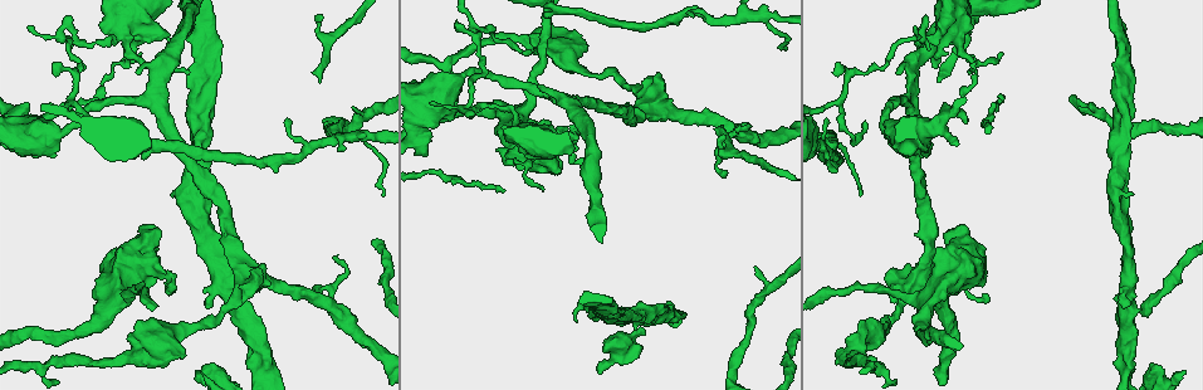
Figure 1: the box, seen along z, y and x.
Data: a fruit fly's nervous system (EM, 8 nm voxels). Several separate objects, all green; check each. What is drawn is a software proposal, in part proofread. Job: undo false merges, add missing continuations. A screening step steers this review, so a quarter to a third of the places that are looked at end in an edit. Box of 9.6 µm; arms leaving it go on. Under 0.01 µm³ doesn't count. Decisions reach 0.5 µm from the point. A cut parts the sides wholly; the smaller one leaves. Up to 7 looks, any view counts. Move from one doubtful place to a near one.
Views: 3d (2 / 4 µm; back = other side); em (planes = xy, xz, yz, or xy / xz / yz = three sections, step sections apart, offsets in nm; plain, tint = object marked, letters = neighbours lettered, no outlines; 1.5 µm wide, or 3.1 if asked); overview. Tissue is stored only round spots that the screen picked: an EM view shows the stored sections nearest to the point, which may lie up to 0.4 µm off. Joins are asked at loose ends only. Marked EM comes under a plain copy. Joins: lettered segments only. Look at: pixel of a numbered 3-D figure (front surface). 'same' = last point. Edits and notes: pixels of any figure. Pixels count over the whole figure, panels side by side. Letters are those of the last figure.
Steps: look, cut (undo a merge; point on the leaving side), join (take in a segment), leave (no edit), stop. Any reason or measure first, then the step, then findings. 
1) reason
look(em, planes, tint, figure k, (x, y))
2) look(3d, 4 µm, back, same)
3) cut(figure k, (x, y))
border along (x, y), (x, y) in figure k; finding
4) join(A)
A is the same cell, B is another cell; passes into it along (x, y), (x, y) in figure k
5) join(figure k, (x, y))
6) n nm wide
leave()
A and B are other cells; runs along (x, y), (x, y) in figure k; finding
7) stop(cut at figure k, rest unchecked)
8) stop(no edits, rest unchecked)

sudden change in width
look(3d, 4 µm, figure 1, (822, 146))

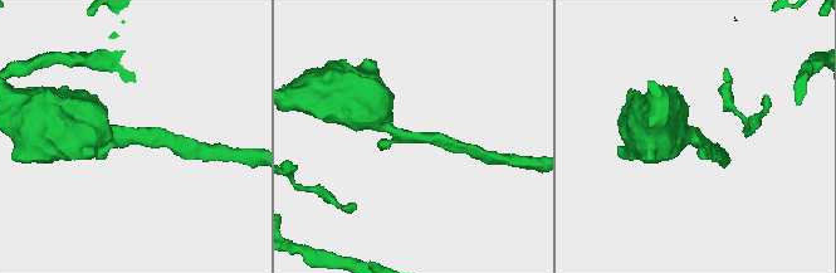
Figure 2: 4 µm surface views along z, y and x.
arms of 200, 650 nm
look(em, planes, tint, figure 2, (691, 136))

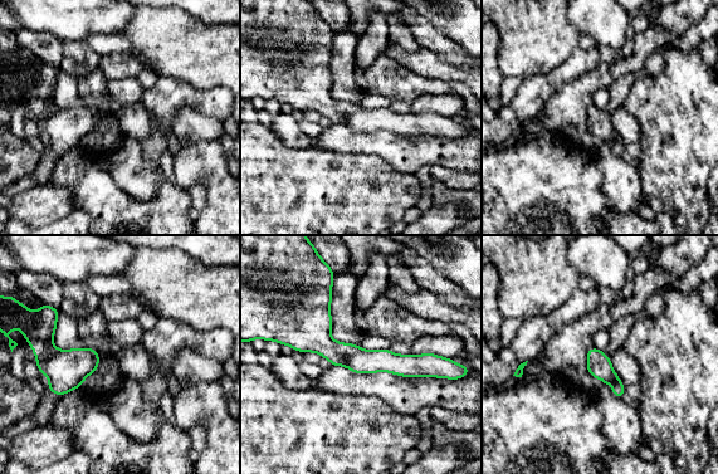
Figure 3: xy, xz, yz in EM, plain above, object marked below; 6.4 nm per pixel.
look(em, planes, letters, same)

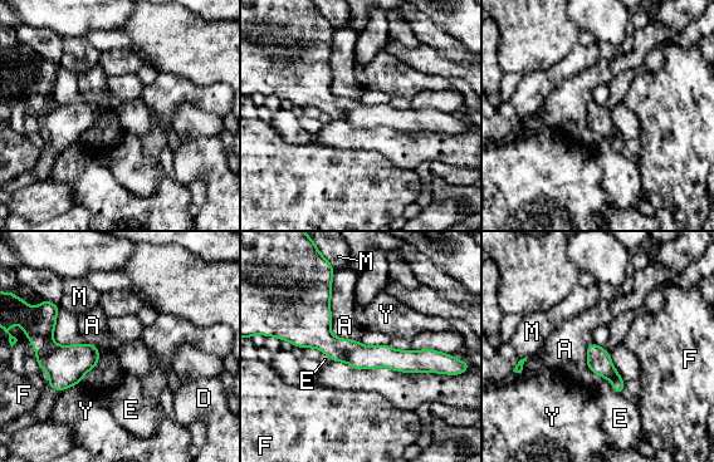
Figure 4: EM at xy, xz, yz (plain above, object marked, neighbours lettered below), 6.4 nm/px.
leave()
A, D, E, F, M and Y are other cells; border along (602, 378), (607, 378), (620, 396) in figure 4; one neuron here

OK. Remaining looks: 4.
sudden change in width
look(3d, 4 µm, figure 1, (466, 75))

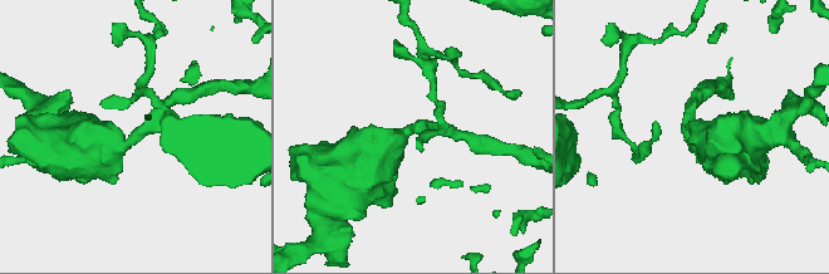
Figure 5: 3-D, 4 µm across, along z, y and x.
arms of 190, 700 nm; now the EM
look(em, xz, step 8, tint, figure 5, (685, 135))

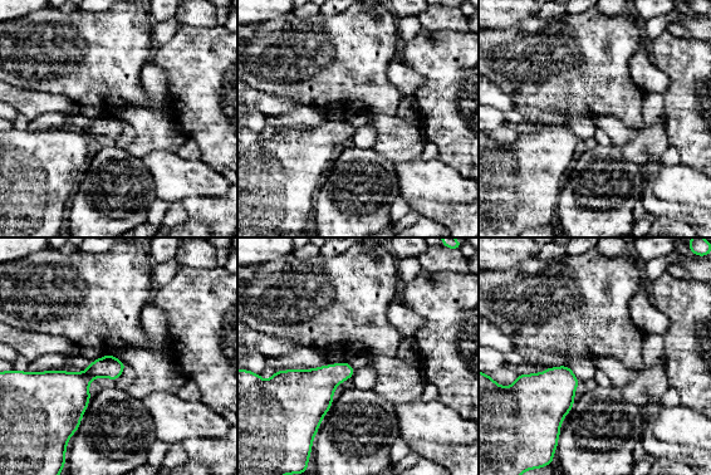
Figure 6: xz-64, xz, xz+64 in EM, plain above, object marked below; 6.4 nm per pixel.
another direction
look(em, planes, letters, same)

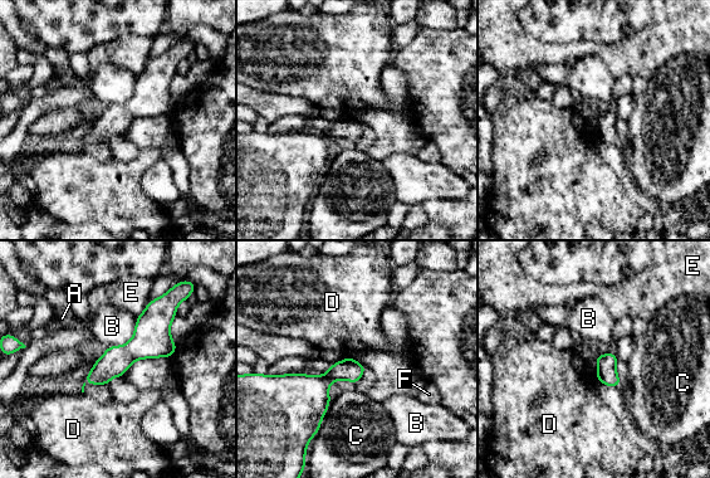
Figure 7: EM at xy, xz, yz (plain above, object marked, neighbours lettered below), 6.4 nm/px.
leave()
A, B, C, D, E and F are other cells; border along (137, 317), (132, 337), (108, 346) in figure 7; all the same neuron

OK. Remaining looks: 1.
an open end
look(em, planes, letters, figure 1, (320, 81))

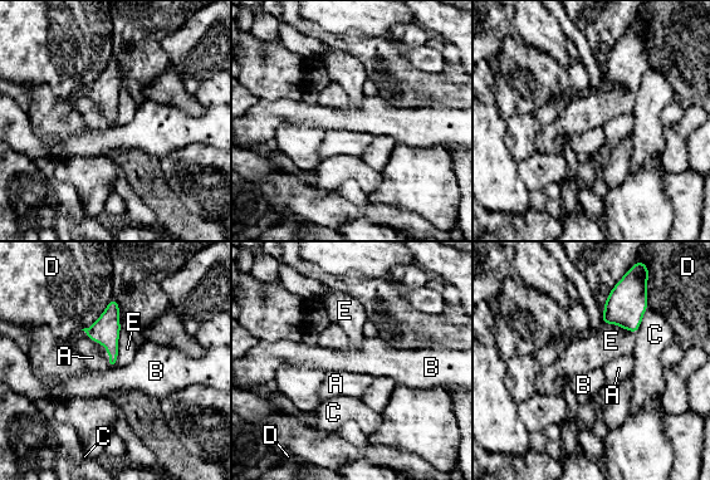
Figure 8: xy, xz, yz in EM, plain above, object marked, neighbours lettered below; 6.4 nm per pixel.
leave()
A, B, C, D and E are other cells; border along (121, 328), (117, 360), (114, 362) in figure 8; no lettered segment goes on from it

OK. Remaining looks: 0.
stop(no edits, rest unchecked)

